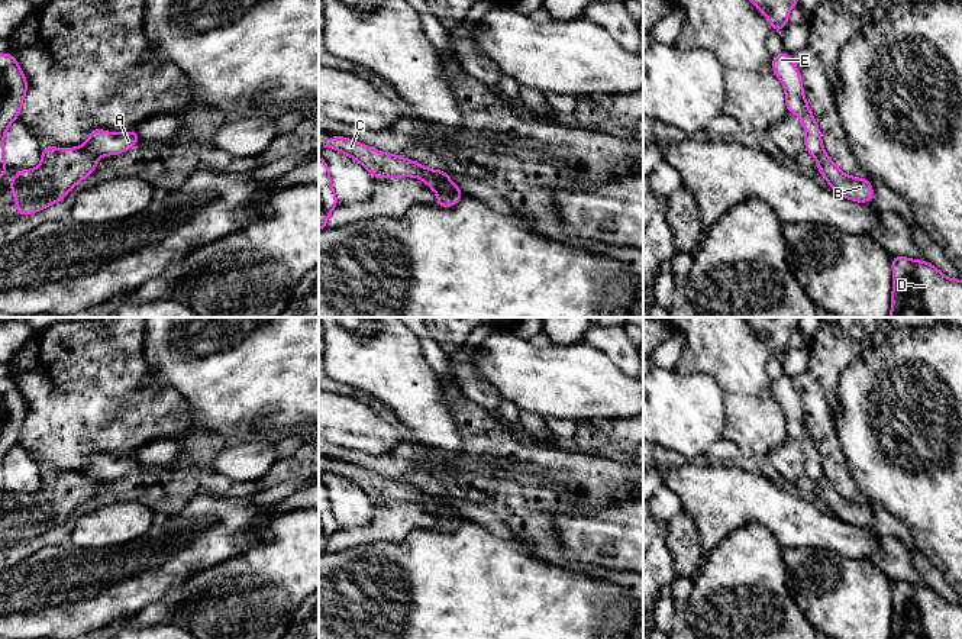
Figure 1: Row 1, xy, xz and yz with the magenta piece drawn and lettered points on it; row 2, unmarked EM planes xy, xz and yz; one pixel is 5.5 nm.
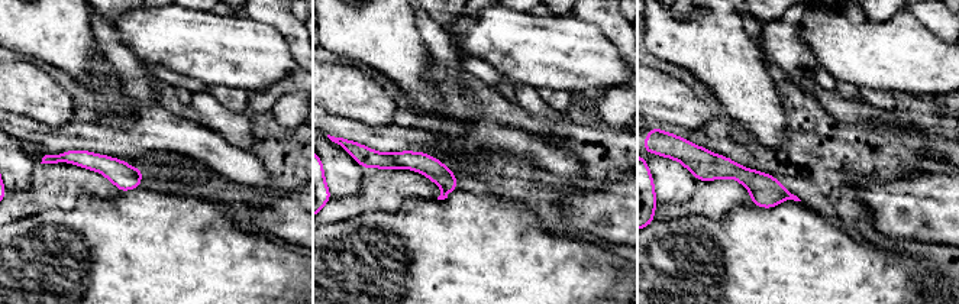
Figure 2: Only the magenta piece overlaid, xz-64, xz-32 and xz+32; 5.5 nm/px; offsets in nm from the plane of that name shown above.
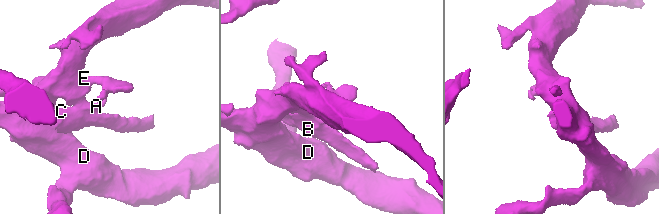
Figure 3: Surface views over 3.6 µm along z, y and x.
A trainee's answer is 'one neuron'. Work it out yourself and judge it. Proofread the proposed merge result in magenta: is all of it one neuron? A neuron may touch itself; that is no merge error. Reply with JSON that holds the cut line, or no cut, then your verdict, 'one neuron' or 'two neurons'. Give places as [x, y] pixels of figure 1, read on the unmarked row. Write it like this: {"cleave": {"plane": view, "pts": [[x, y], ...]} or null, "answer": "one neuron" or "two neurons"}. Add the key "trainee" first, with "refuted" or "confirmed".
{"trainee": "refuted", "cleave": {"plane": "xz", "pts": [[407, 484], [454, 509]]}, "answer": "two neurons"}

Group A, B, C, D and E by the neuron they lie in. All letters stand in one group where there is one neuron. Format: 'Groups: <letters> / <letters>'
Groups: A D E / B C

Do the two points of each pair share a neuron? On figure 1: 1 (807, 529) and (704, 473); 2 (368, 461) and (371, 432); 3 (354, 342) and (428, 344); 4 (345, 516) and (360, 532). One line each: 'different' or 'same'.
1: same
2: different
3: different
4: different

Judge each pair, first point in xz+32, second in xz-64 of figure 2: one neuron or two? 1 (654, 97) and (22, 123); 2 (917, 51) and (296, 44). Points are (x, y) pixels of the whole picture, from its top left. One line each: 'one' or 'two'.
1: two
2: two

